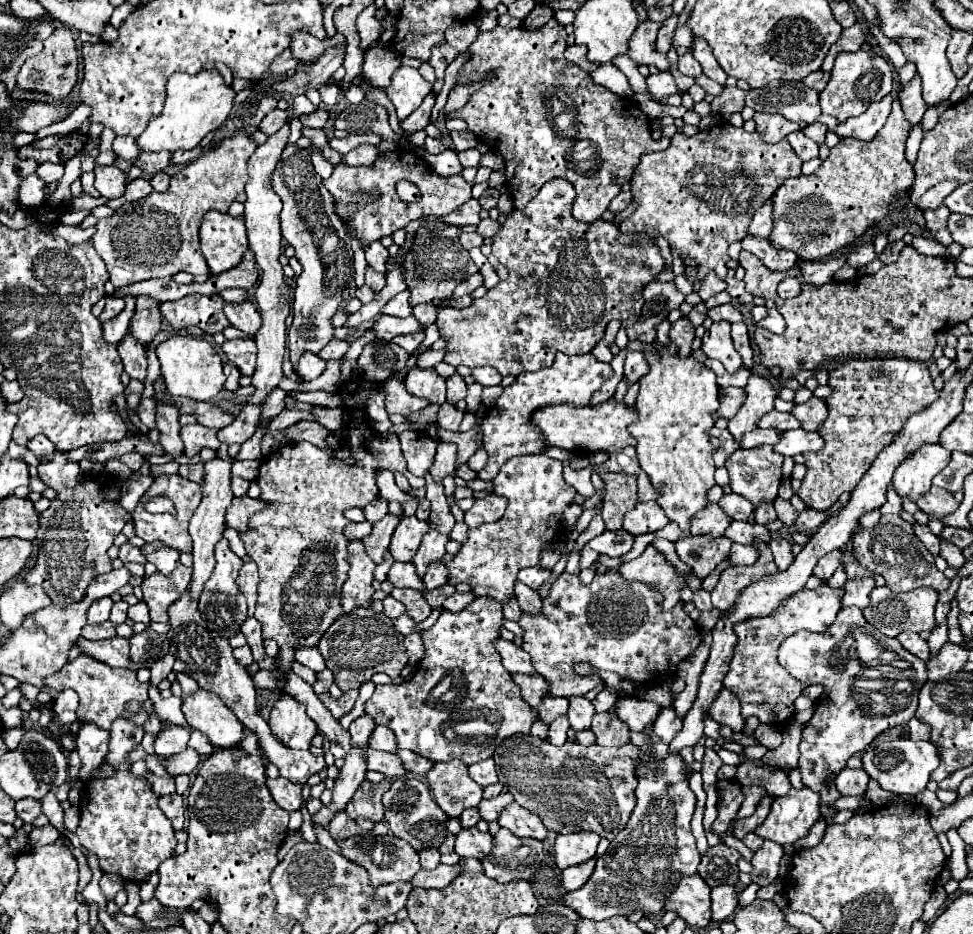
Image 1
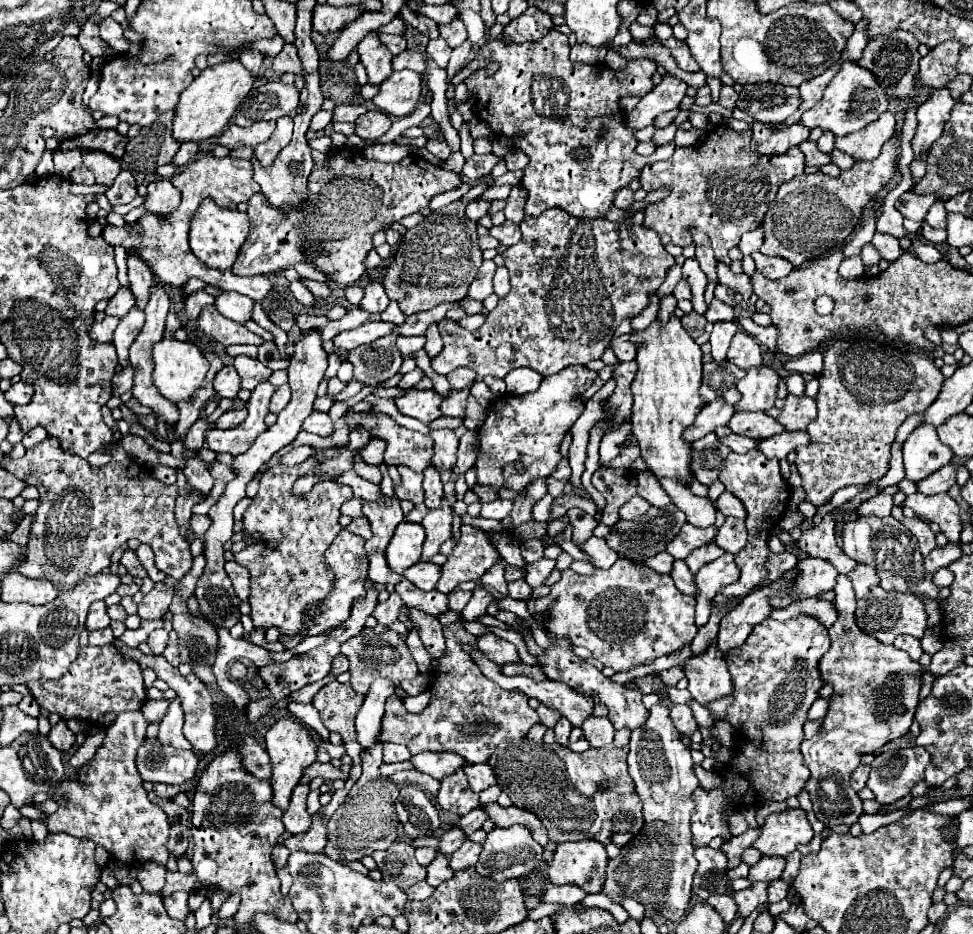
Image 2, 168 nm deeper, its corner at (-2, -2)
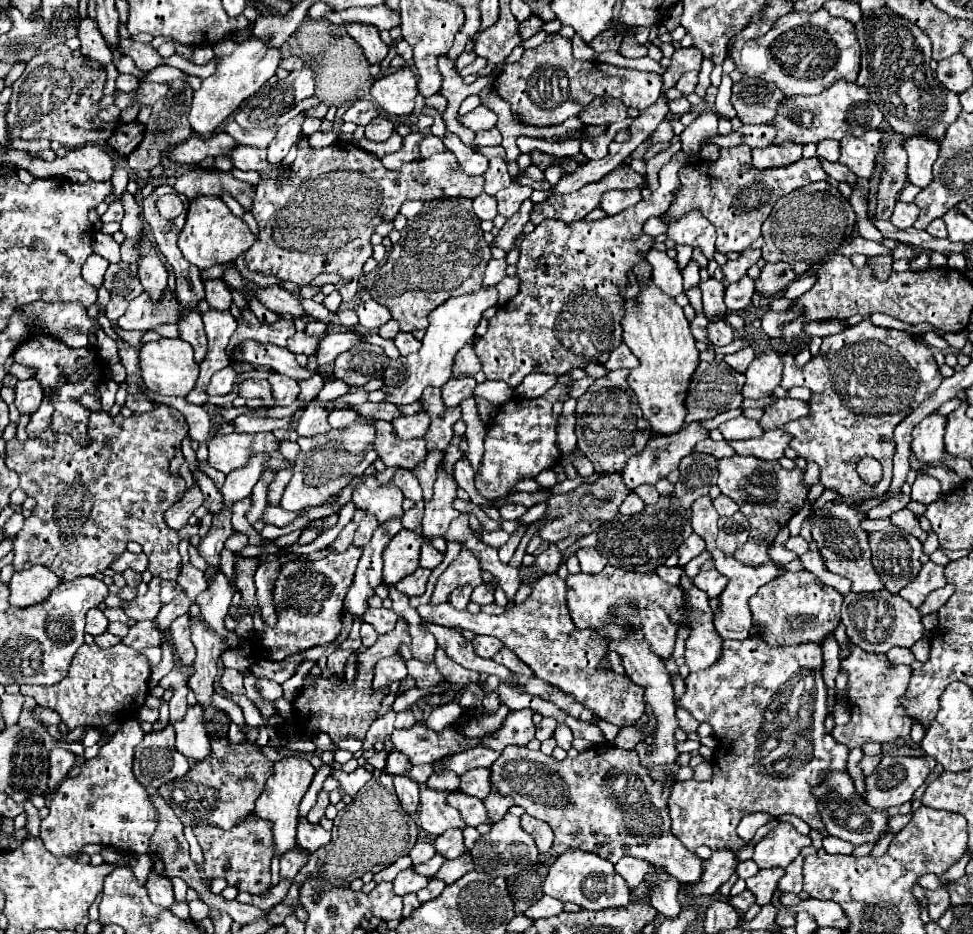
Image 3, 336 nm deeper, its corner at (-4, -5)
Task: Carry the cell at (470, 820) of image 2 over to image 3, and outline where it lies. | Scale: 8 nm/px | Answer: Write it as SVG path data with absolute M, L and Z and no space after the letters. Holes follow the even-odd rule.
M448 829L442 835L436 837L434 847L438 853L442 853L446 859L456 859L464 853L464 835L462 829Z

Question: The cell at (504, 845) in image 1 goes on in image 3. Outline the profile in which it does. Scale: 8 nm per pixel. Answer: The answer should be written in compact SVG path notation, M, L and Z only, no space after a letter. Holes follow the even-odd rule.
M506 815L502 821L492 825L492 831L488 835L482 835L478 843L472 849L474 869L480 873L488 873L492 877L514 877L520 871L528 869L530 865L538 863L538 847L534 845L534 839L530 833L526 833L520 827L520 819L514 815Z

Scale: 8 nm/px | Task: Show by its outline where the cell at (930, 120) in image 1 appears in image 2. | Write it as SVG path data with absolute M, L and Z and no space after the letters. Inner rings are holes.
M922 156L920 160L913 160L910 164L912 174L912 182L919 182L926 173L926 160L927 156Z

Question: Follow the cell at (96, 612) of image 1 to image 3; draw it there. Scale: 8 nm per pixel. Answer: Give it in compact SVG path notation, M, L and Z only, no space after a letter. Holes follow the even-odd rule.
M98 607L90 609L86 613L86 633L96 637L96 635L102 635L106 631L106 627L108 627L108 619L106 619L106 615Z

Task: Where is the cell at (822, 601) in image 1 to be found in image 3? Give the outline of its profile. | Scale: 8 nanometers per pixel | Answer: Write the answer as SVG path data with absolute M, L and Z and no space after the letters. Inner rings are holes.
M762 633L750 635L744 641L724 641L722 661L710 667L710 671L690 673L686 679L686 693L678 705L690 711L696 721L708 721L714 729L714 737L720 743L714 753L716 765L712 779L704 782L694 779L676 781L670 791L668 809L672 833L684 843L688 851L694 851L700 845L738 851L746 843L736 835L736 825L744 815L756 811L764 811L768 815L798 815L810 827L820 829L828 837L810 789L822 781L824 771L846 771L848 747L840 745L824 731L824 719L828 715L828 687L822 679L822 645L770 645ZM778 711L786 711L786 717L778 719ZM772 713L774 721L770 723L776 723L776 727L766 727L768 715Z

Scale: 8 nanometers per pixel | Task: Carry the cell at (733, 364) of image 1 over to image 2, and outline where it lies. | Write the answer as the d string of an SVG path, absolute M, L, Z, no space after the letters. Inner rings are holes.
M716 322L714 330L710 334L710 344L712 344L712 356L716 362L726 360L726 352L730 348L732 336L738 332L738 326L734 322Z

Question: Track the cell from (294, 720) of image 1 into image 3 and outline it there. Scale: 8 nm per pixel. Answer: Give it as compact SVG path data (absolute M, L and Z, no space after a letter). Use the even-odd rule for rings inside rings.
M298 755L282 757L280 761L276 761L272 765L272 775L266 781L262 795L258 797L254 813L260 819L268 819L268 821L274 823L274 843L276 843L276 853L280 853L280 855L296 845L294 835L296 835L296 825L298 825L298 805L300 805L304 793L308 791L314 773L316 771L314 771L314 767L310 765L308 759L298 757Z

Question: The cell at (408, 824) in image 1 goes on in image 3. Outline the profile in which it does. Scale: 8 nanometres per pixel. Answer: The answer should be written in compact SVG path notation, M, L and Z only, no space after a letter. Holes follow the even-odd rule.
M394 775L394 787L396 787L396 795L404 807L404 811L408 815L414 815L418 805L420 805L420 787L416 781L412 781L410 777L406 775Z

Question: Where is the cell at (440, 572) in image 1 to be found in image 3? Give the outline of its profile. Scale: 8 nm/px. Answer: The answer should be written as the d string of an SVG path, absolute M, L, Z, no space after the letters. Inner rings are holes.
M418 567L412 575L404 577L402 581L396 583L398 591L406 593L408 597L414 597L414 595L422 595L426 591L426 583L428 583L428 577L430 577L430 571L428 569L422 569Z

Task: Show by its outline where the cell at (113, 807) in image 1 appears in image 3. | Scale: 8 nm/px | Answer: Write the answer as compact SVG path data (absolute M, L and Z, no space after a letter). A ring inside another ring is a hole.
M128 719L108 743L100 747L100 753L94 759L84 761L80 775L66 777L56 793L50 795L50 815L42 819L40 839L52 855L78 855L82 847L90 843L116 847L128 855L148 853L150 839L158 825L158 811L132 773L134 747L142 737L140 719Z

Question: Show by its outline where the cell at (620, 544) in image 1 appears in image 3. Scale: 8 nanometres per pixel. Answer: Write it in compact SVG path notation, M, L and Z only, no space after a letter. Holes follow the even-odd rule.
M590 547L580 549L576 553L576 557L578 557L580 567L582 567L584 573L600 573L608 563L608 559L604 555L600 555L596 549L590 549Z

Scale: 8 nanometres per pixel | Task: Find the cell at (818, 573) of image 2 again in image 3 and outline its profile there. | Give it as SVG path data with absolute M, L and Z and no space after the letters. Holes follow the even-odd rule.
M788 571L770 583L762 585L758 593L750 599L750 611L756 625L760 625L760 633L768 643L822 643L822 639L832 633L840 621L842 595L824 585L810 571ZM810 615L810 617L802 617Z

